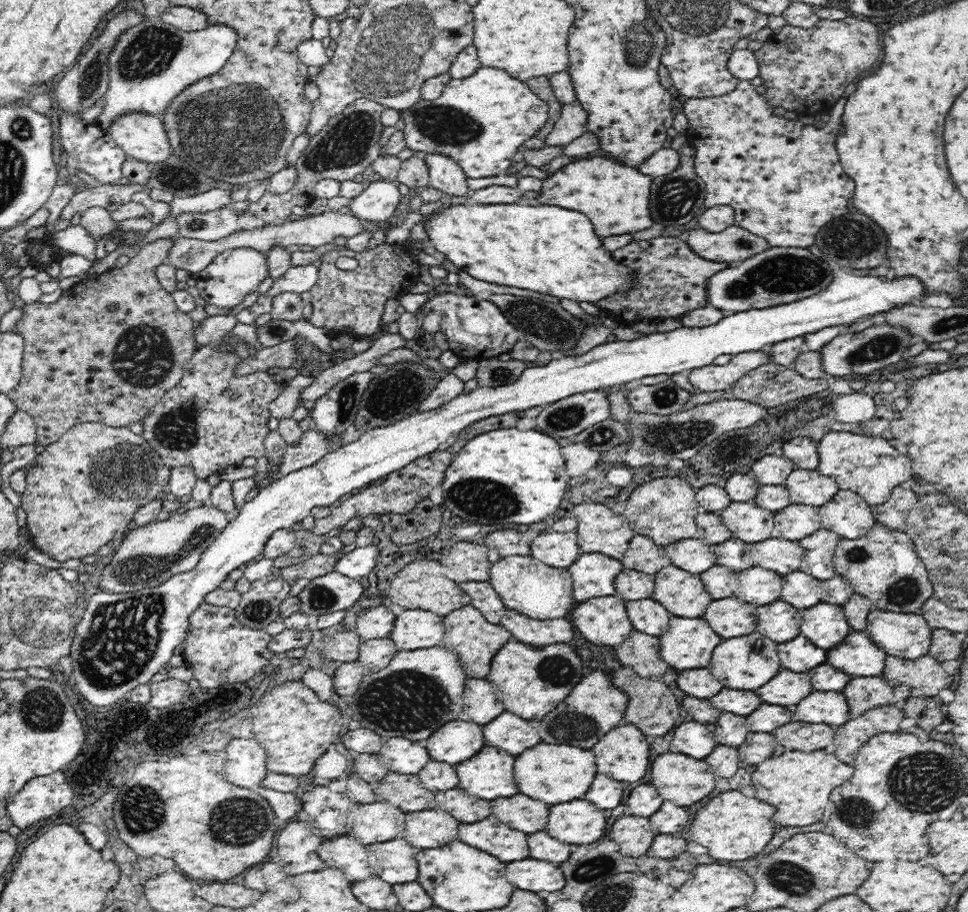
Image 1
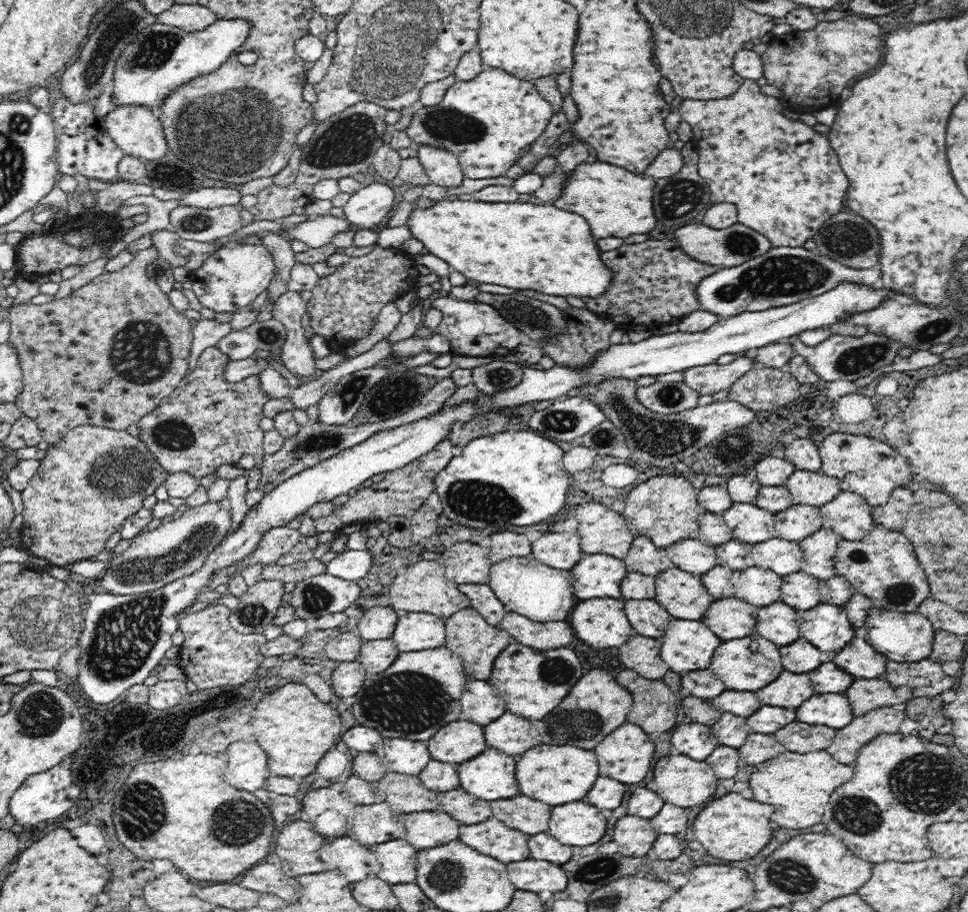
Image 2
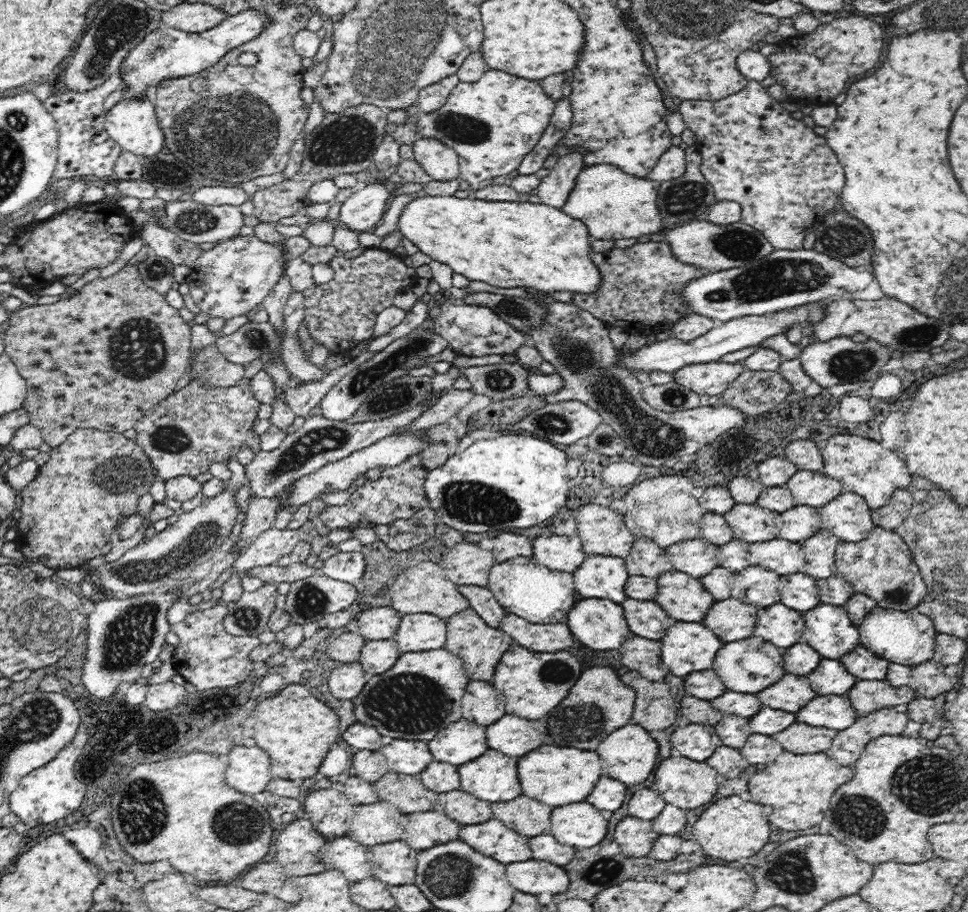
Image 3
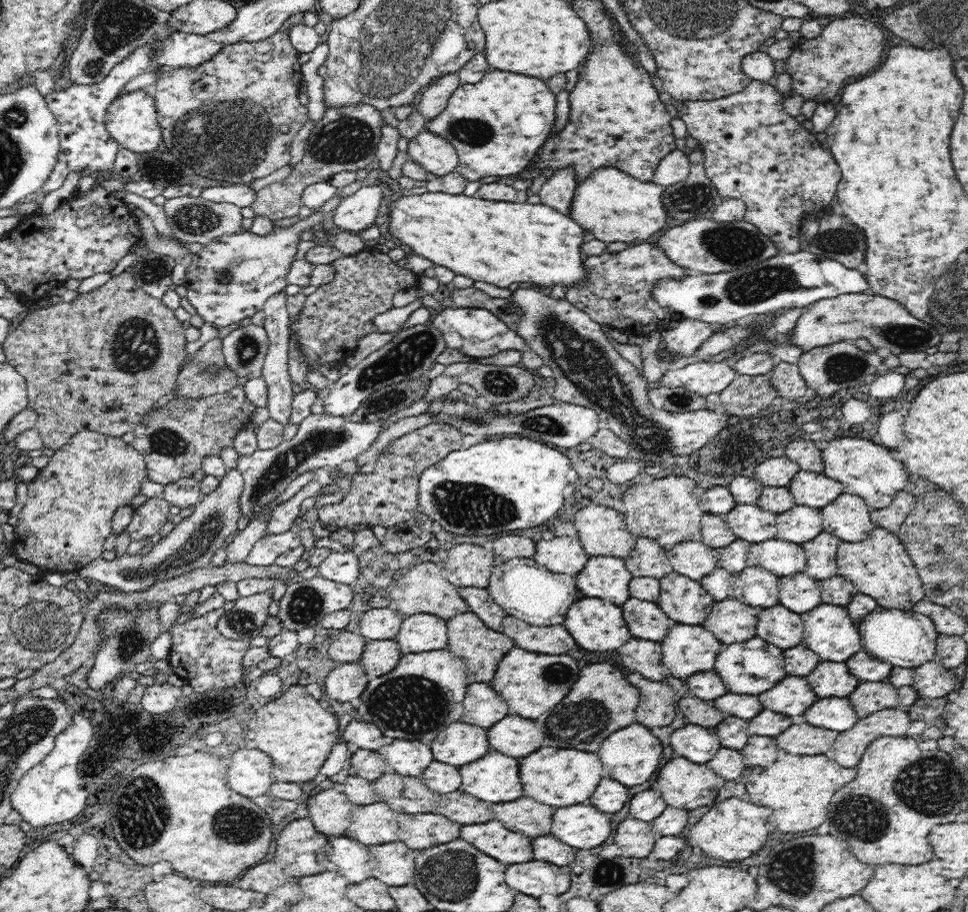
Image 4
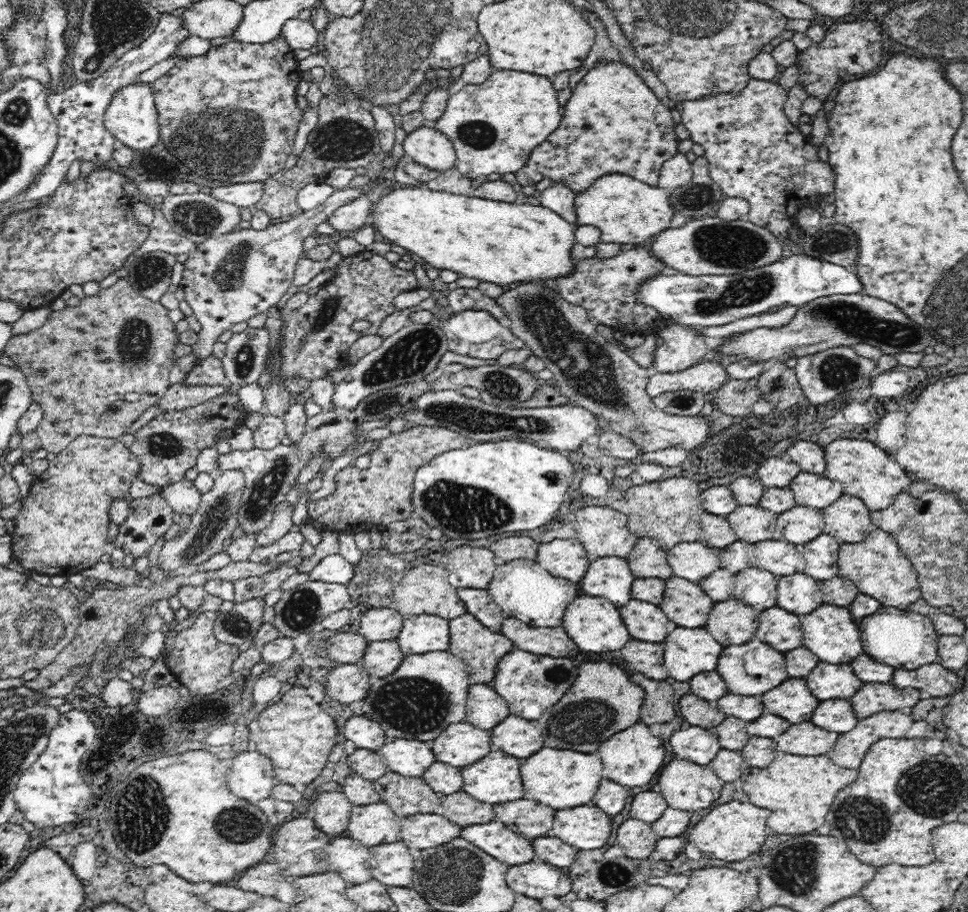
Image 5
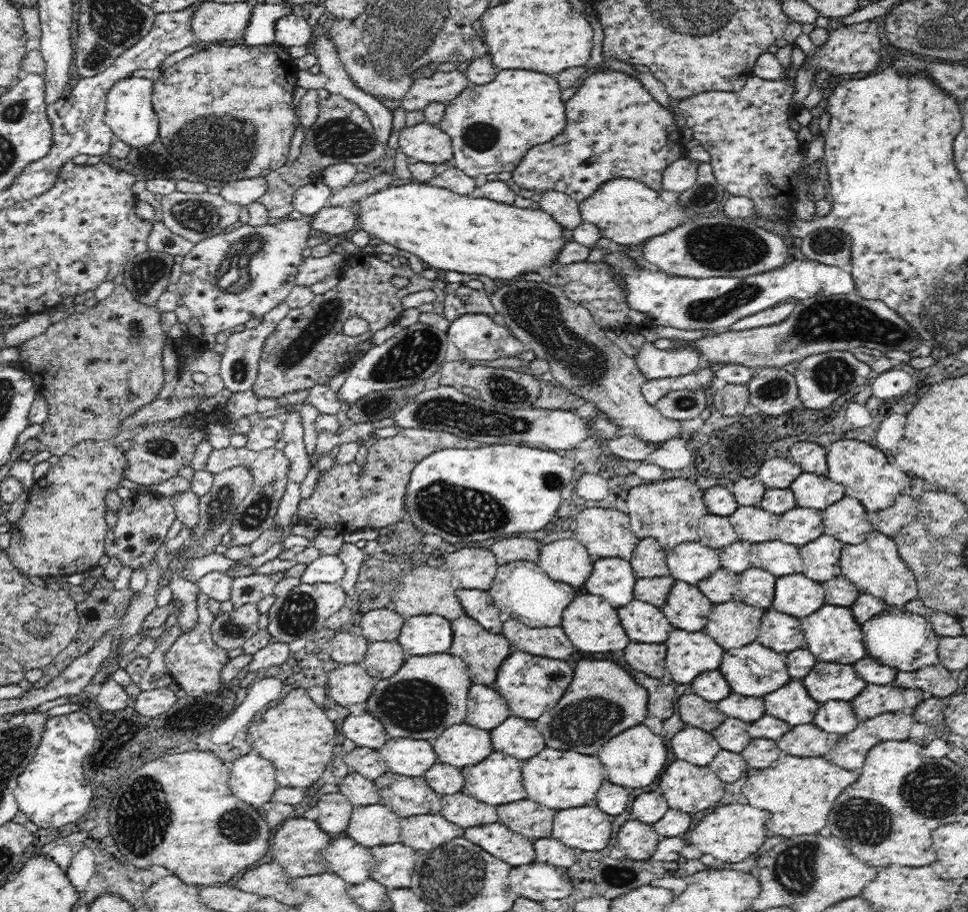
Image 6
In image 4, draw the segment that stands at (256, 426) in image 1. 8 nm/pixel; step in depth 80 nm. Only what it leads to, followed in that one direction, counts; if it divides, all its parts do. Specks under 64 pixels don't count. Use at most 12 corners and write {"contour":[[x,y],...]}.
{"contour":[[243,385],[173,398],[132,446],[147,479],[192,477],[250,426]]}

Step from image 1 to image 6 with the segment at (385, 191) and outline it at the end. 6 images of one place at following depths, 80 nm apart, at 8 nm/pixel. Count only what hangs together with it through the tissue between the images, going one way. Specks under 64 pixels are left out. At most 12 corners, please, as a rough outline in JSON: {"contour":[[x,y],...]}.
{"contour":[[322,208],[310,229],[329,237],[352,230],[357,215],[350,208]]}

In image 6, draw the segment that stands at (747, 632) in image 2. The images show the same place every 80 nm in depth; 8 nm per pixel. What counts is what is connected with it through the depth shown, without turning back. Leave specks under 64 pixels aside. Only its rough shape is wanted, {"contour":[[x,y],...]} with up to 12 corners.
{"contour":[[736,599],[701,630],[725,651],[757,640],[768,611]]}

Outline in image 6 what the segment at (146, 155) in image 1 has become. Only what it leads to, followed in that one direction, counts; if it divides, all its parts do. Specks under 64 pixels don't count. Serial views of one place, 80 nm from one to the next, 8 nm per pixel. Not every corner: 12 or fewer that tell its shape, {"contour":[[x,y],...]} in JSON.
{"contour":[[127,77],[106,94],[105,123],[131,147],[158,136],[153,82]]}

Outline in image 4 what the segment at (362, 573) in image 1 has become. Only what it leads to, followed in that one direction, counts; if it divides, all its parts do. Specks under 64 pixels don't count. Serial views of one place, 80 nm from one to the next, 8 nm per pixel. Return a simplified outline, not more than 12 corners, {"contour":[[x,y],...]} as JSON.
{"contour":[[333,552],[316,575],[350,585],[360,573],[353,552]]}

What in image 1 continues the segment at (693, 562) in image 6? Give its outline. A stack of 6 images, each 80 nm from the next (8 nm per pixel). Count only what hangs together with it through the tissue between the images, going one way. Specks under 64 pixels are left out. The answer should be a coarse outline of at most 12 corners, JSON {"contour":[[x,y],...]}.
{"contour":[[698,536],[665,547],[671,564],[691,573],[716,565],[716,545]]}

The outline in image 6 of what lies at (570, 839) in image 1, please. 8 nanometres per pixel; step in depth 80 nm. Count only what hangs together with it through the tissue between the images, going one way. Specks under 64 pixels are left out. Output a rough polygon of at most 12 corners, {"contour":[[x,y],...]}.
{"contour":[[579,806],[555,814],[552,837],[578,852],[608,846],[615,815]]}

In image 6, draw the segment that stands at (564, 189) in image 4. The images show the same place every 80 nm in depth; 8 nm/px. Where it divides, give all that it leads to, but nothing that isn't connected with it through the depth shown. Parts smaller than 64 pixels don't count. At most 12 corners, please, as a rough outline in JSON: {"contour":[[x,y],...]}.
{"contour":[[556,191],[542,194],[541,210],[566,230],[583,223],[579,204]]}

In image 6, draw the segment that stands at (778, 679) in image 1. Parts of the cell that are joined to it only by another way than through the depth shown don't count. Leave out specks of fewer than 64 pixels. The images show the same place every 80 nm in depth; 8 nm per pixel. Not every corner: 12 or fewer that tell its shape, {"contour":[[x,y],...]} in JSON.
{"contour":[[800,682],[763,697],[765,714],[810,724],[820,703]]}

